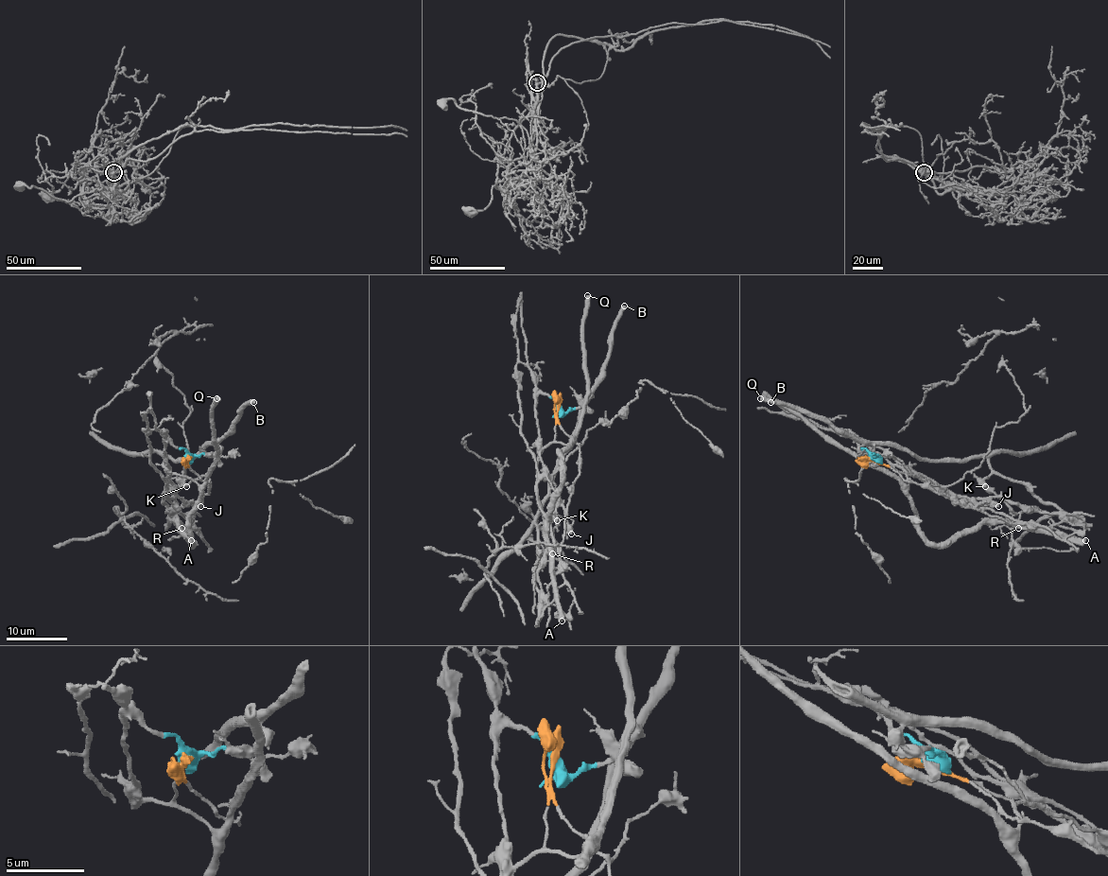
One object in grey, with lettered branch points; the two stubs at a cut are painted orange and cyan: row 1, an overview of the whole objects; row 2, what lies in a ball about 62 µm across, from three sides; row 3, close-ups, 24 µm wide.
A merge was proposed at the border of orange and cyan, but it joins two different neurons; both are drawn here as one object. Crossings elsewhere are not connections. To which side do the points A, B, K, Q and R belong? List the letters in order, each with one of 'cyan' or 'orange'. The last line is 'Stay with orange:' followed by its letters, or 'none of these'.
A: orange
B: cyan
K: cyan
Q: orange
R: orange
Stay with orange: A, Q, R

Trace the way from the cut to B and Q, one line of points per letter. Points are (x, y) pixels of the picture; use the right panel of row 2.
B: (872, 459), (876, 456), (864, 453), (861, 442), (837, 431), (827, 422), (770, 402)
Q: (872, 459), (891, 466), (904, 481), (865, 465), (829, 442), (800, 416), (760, 397)

